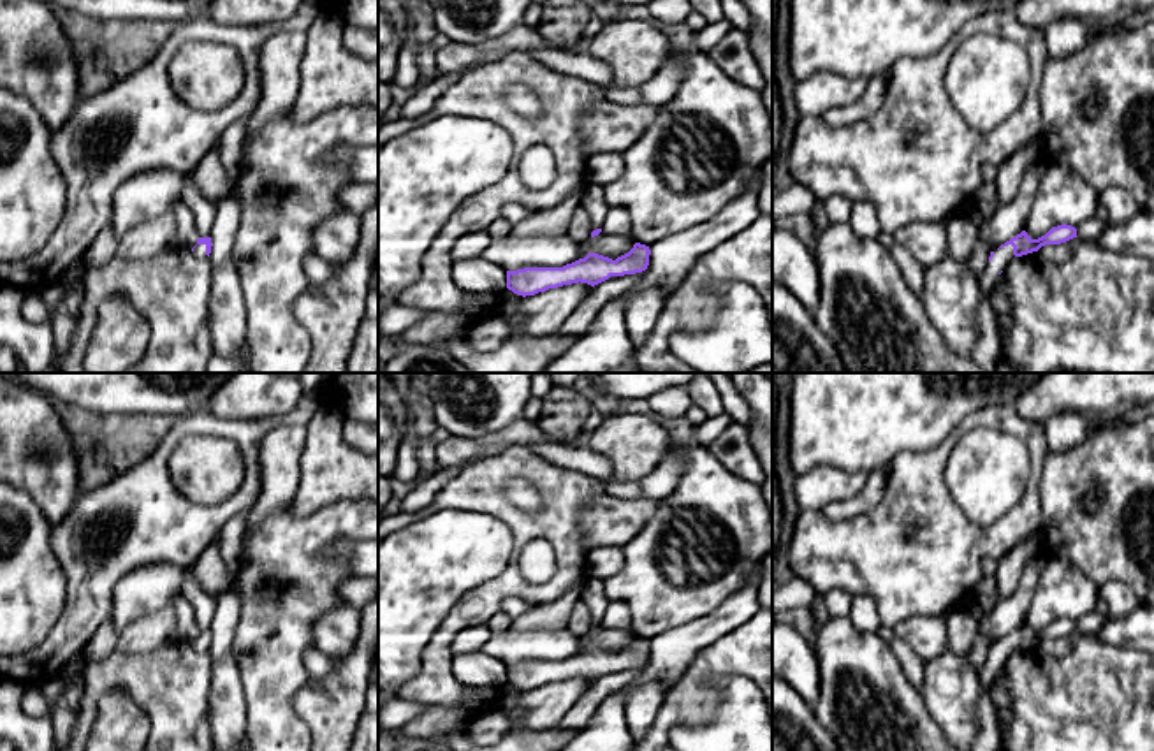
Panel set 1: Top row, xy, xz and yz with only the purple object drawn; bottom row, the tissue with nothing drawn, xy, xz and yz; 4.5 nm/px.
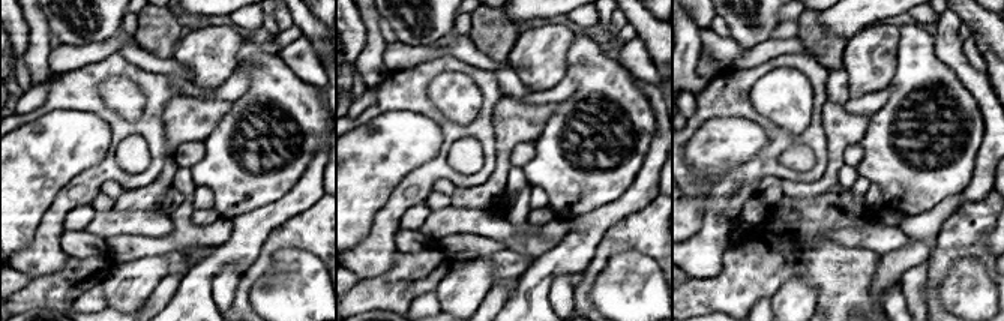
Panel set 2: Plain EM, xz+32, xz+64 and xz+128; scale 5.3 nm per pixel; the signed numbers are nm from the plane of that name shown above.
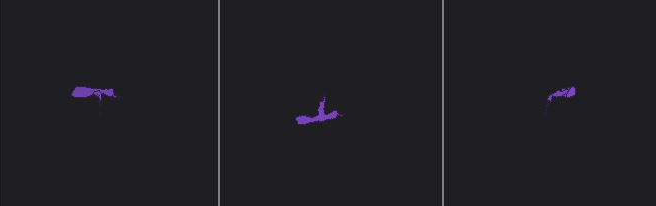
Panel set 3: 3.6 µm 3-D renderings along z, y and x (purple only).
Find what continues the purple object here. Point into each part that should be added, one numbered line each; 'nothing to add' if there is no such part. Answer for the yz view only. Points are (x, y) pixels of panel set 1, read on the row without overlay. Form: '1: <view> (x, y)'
1: yz (987, 737)

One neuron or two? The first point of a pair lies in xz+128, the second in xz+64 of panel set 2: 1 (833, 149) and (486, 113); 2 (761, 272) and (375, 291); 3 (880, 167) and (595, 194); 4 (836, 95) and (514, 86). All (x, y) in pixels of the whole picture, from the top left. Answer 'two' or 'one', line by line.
1: two
2: one
3: one
4: one

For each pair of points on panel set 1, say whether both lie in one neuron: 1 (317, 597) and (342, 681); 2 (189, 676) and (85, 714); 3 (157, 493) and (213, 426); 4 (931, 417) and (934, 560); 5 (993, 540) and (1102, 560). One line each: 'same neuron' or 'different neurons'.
1: different neurons
2: same neuron
3: same neuron
4: different neurons
5: different neurons

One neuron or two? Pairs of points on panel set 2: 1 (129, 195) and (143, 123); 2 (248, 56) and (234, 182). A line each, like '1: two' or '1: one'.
1: two
2: one

